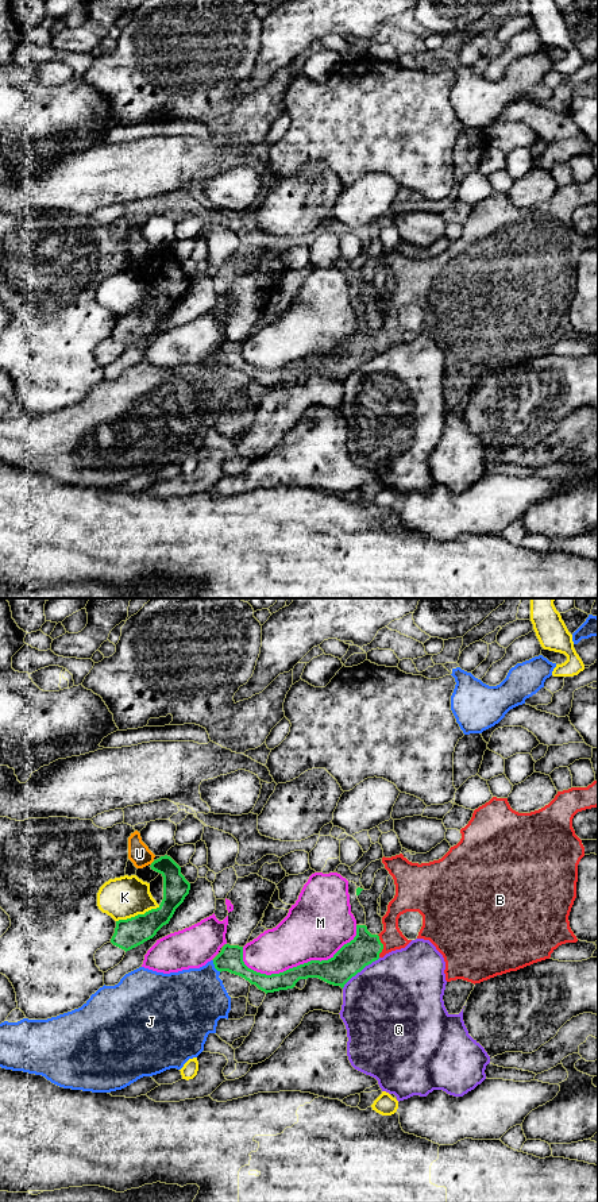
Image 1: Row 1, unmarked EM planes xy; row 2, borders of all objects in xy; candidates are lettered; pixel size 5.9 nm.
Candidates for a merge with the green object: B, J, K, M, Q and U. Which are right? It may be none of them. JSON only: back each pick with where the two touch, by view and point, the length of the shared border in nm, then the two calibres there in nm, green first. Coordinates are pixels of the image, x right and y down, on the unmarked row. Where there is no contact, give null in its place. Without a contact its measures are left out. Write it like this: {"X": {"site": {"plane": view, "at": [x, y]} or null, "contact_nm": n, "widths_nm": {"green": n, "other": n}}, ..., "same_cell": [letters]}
{"B": {"site": {"plane": "xy", "at": [382, 341]}, "contact_nm": 140, "widths_nm": {"green": 180, "other": 140}}, "same_cell": ["B"]}

